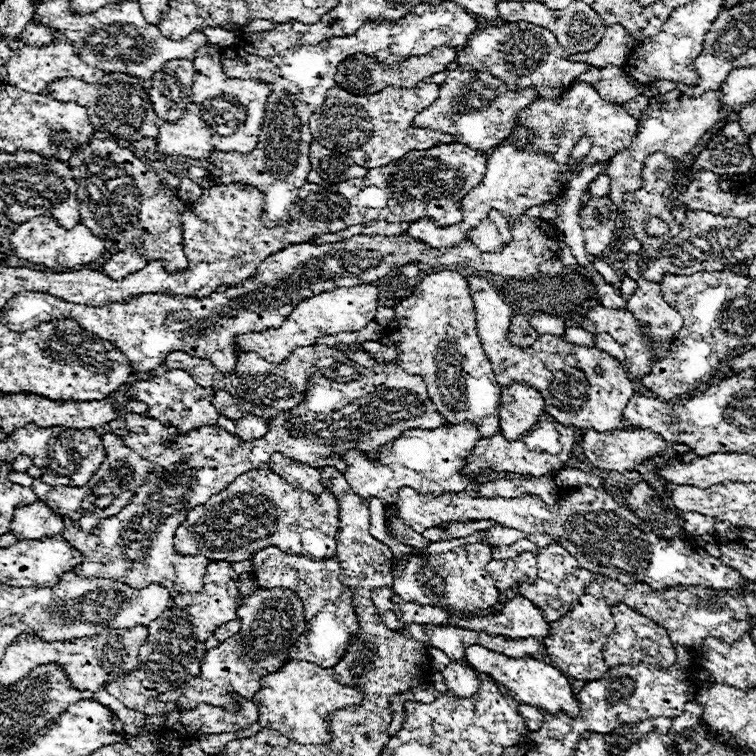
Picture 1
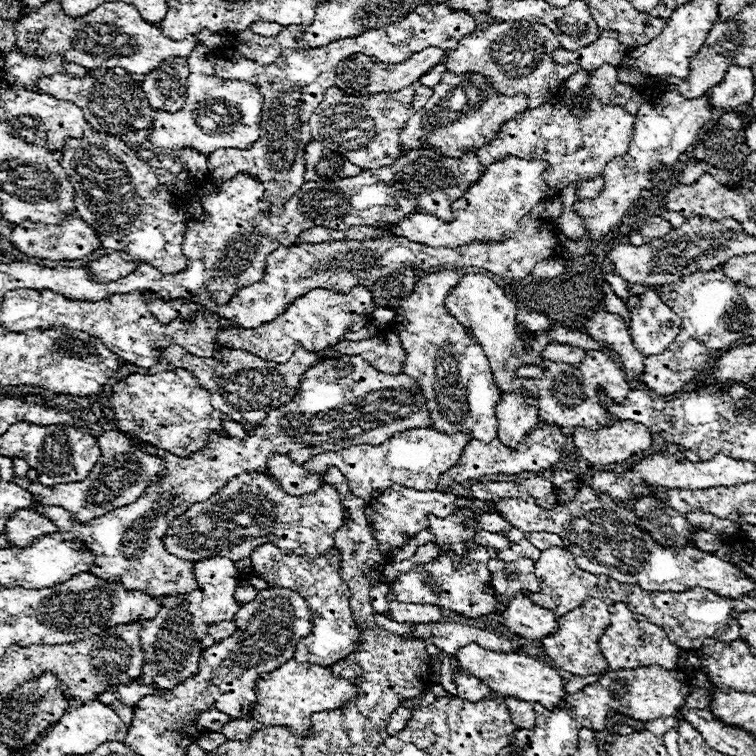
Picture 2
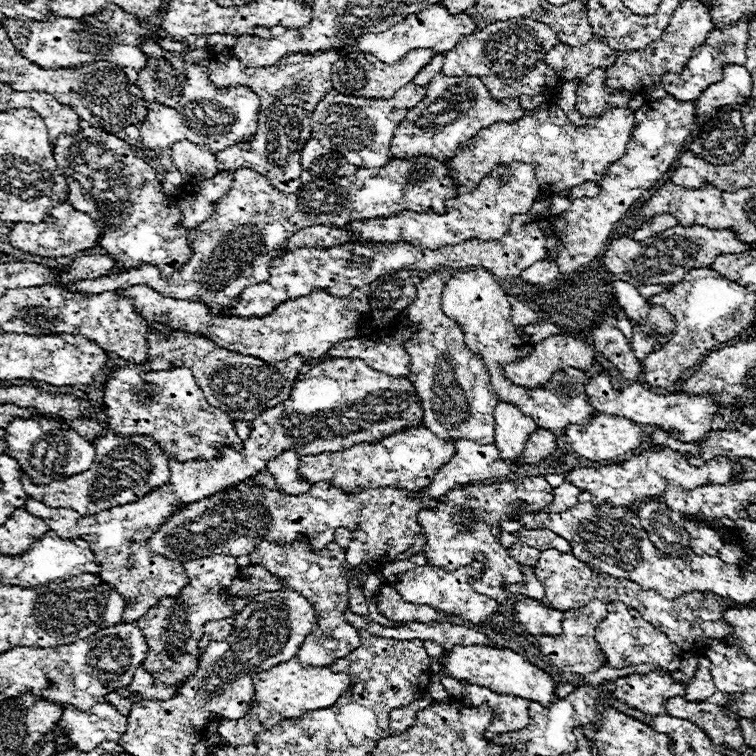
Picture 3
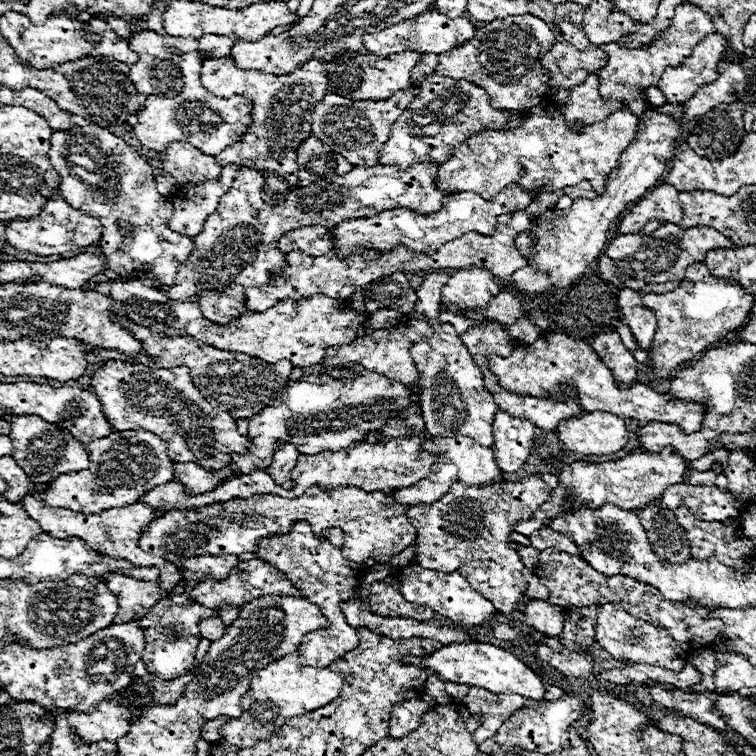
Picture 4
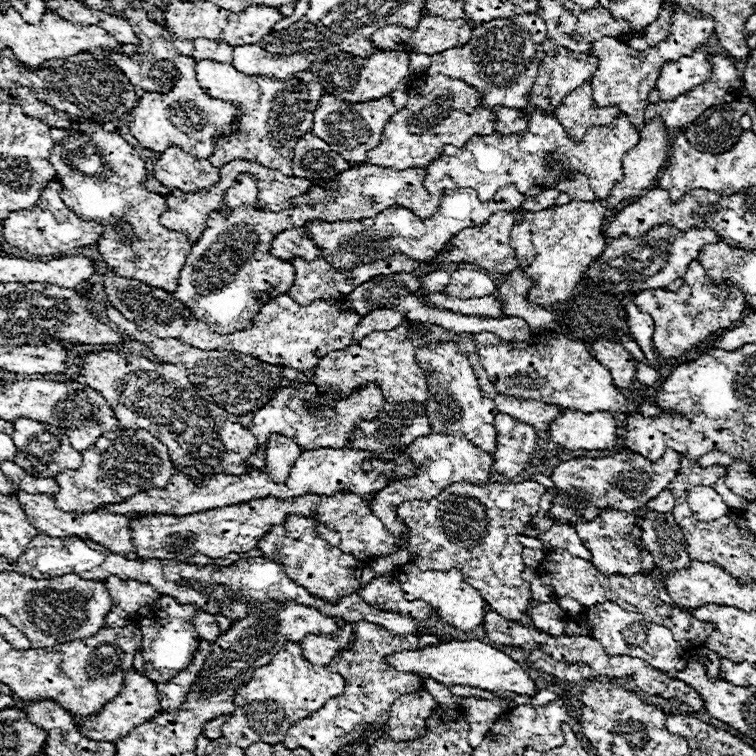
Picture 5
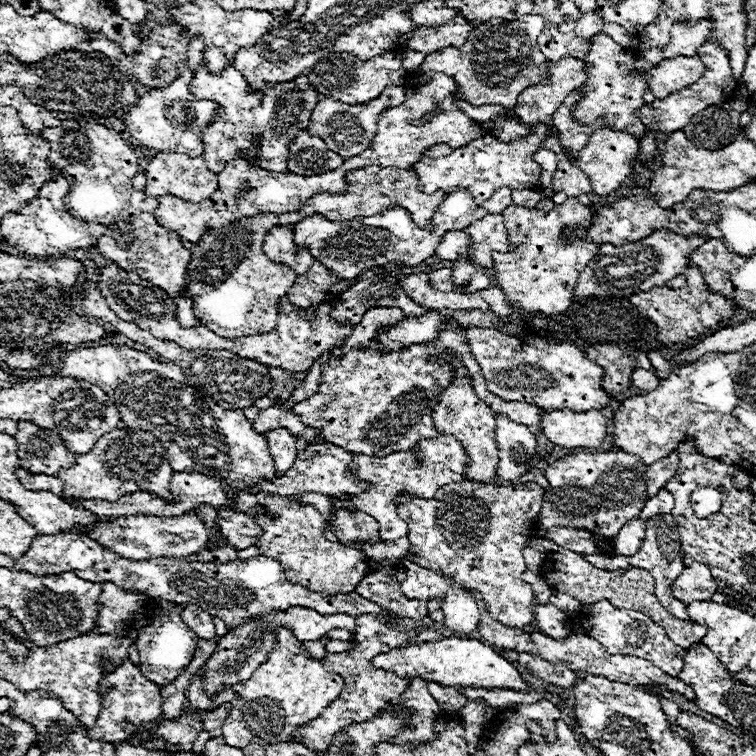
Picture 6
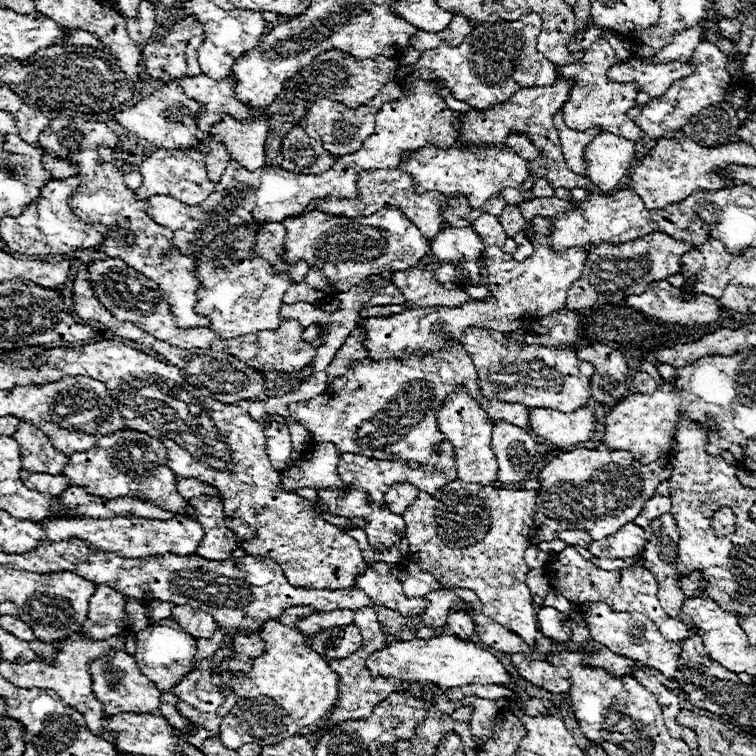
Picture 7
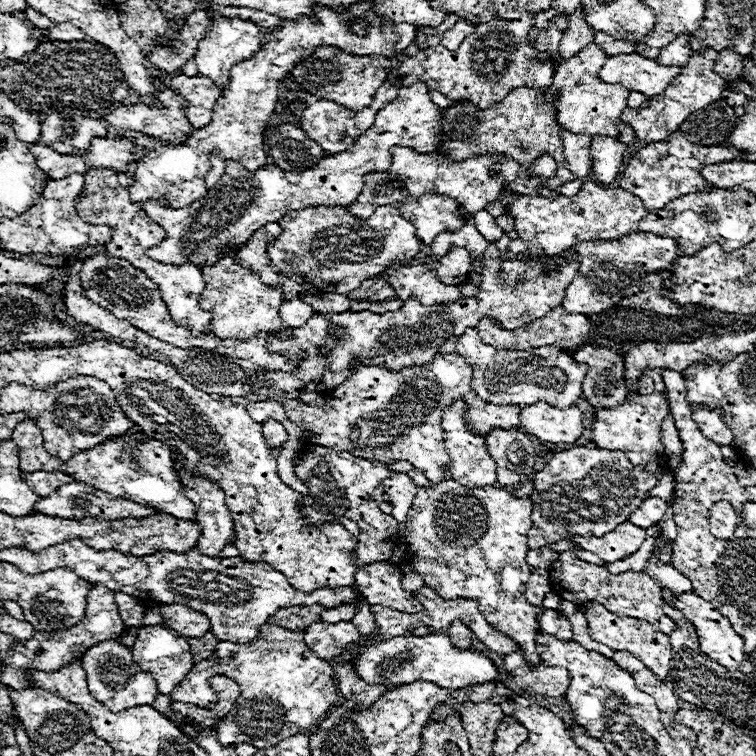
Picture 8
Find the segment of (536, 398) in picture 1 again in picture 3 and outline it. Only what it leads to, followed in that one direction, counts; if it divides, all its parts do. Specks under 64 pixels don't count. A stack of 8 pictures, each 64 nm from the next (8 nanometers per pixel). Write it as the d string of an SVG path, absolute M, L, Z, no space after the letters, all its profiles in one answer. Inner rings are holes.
M498 402L494 408L496 418L496 444L500 448L500 456L508 462L514 462L528 440L528 436L538 428L536 422L522 414L512 402Z

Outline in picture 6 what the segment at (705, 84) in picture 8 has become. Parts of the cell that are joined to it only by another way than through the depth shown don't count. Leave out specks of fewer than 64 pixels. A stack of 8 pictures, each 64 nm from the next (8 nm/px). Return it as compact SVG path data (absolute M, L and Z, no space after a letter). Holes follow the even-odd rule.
M706 42L706 44L702 44L702 48L698 48L698 56L702 56L702 62L706 64L704 76L696 84L682 88L680 92L670 94L664 100L654 100L654 102L646 104L642 110L638 110L638 116L640 116L644 126L648 126L648 128L652 126L660 134L672 134L674 130L682 130L690 122L690 118L696 116L698 112L702 112L704 108L720 104L720 102L728 102L734 98L736 78L734 78L732 68L730 68L728 54L720 46Z

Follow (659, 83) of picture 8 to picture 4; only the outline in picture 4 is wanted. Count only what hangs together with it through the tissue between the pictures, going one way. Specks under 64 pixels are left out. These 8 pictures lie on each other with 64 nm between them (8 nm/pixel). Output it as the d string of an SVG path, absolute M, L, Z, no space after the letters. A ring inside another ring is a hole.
M710 34L702 44L698 44L678 68L666 68L658 88L664 92L666 102L686 102L690 100L700 86L706 86L718 78L718 62L738 56L730 50L728 40L720 34Z

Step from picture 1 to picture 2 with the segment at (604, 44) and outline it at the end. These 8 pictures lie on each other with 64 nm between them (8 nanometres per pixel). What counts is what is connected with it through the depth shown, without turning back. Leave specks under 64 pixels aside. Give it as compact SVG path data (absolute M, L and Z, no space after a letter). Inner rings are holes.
M604 30L602 36L590 44L588 48L580 48L574 52L566 52L564 48L554 52L554 60L560 64L582 64L582 70L596 70L604 62L610 66L618 66L626 56L626 46L618 42L616 30Z

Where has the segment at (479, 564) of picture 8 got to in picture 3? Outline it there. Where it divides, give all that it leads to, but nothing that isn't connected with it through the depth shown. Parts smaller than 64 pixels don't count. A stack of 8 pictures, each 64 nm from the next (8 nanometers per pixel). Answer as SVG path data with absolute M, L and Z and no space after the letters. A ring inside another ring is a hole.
M526 476L516 482L494 482L494 484L470 484L464 490L452 488L442 502L442 508L438 512L420 512L418 522L422 524L422 532L428 536L428 542L424 544L424 552L428 558L428 564L438 564L440 568L446 568L446 572L452 572L456 568L462 568L466 564L472 564L476 560L476 554L482 552L486 556L486 572L480 578L474 578L474 590L490 596L498 604L504 604L508 600L506 590L502 590L500 584L518 584L524 580L522 566L508 556L508 550L502 548L496 542L496 534L500 534L500 520L512 520L514 518L514 500L526 500L528 508L544 508L554 500L552 486L546 482L544 476Z

